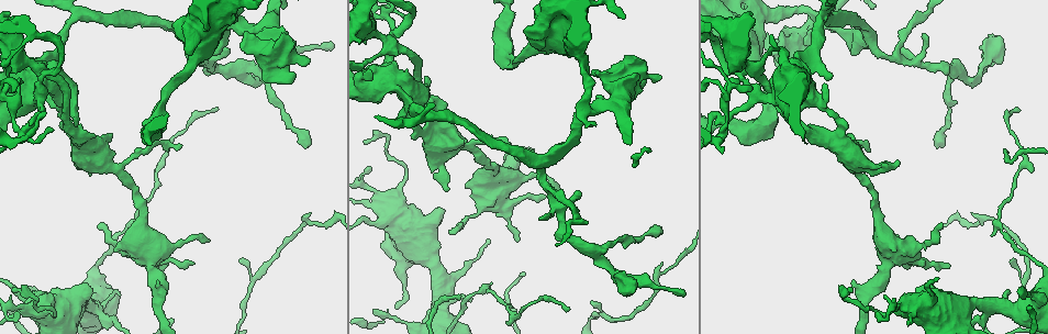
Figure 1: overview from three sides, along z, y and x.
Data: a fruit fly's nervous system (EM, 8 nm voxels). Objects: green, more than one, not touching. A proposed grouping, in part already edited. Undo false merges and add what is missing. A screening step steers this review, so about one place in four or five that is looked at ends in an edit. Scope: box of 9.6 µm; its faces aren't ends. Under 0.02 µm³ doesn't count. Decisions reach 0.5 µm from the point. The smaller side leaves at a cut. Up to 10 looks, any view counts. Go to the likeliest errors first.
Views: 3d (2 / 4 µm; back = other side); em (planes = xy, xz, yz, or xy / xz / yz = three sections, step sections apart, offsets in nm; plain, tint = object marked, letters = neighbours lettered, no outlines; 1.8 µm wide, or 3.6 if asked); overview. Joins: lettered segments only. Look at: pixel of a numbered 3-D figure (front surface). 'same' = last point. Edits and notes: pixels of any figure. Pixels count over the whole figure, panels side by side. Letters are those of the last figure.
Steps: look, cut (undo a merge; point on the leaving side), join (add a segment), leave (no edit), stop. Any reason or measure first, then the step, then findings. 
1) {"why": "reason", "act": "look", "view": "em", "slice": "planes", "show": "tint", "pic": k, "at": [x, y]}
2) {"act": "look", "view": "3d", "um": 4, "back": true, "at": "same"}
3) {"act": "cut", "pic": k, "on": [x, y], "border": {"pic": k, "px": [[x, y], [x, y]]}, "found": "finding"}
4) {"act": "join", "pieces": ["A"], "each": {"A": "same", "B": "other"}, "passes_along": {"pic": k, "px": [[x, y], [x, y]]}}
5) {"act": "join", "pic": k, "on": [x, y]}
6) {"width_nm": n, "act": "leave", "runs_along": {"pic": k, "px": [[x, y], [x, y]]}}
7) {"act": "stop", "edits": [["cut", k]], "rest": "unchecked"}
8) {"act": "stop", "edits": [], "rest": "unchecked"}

{"why": "four-way junction", "act": "look", "view": "em", "slice": "planes", "show": "letters", "pic": 1, "at": [822, 16]}

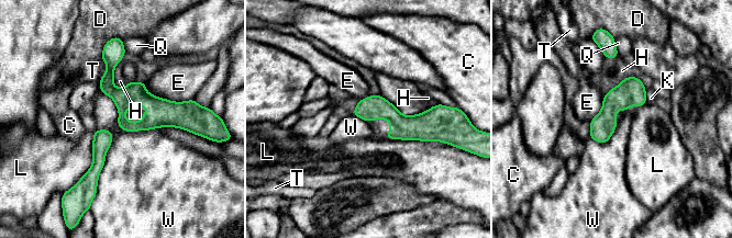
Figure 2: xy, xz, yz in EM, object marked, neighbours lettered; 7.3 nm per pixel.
{"act": "leave", "each": {"C": "other", "D": "other", "E": "other", "H": "other", "K": "other", "L": "other", "Q": "other", "T": "other", "W": "other"}, "runs_along": {"pic": 2, "px": [[117, 54], [109, 84], [187, 127]]}, "found": "one cell here"}

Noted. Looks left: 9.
{"why": "four arms meet", "act": "look", "view": "3d", "um": 4, "pic": 1, "at": [23, 128]}

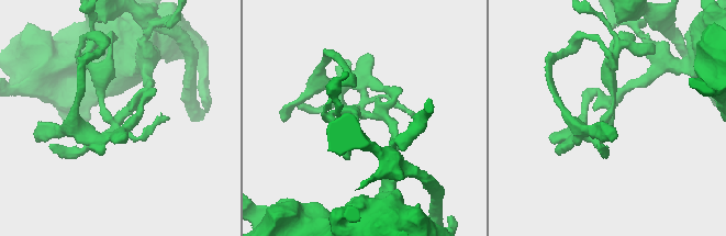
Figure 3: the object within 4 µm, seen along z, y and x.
{"act": "look", "view": "em", "slice": "xz", "step": 16, "show": "tint", "pic": 3, "at": [367, 116]}

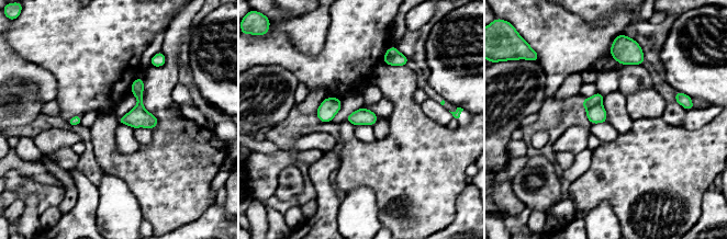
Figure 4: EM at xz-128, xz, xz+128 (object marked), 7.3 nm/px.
{"why": "another direction", "act": "look", "view": "em", "slice": "planes", "show": "letters", "at": "same"}

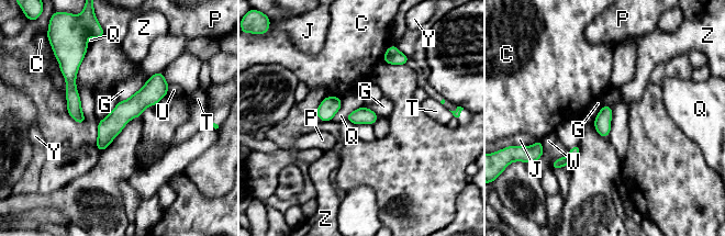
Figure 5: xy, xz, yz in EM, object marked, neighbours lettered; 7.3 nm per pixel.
{"longest_contact_nm": ["C", 340], "act": "leave", "each": {"C": "other", "G": "other", "J": "other", "P": "other", "Q": "other", "T": "other", "U": "other", "W": "other", "Y": "other", "Z": "other"}, "found": "continuous, no second cell"}

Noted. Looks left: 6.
{"why": "an open end", "act": "look", "view": "em", "slice": "planes", "show": "letters", "pic": 1, "at": [446, 189]}

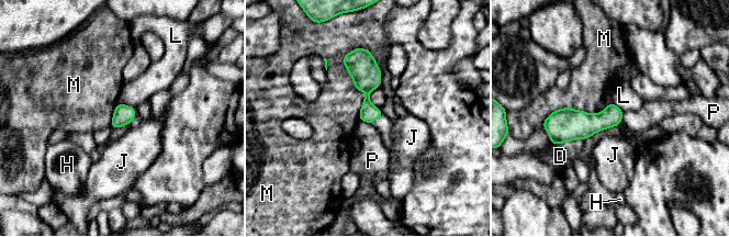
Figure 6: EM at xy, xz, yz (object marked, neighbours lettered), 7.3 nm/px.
{"longest_contact_nm": ["M", 550], "act": "leave", "each": {"D": "other", "H": "other", "J": "other", "L": "other", "M": "other", "P": "other"}, "border": {"pic": 6, "px": [[359, 120], [370, 124]]}, "found": "none of them fits"}

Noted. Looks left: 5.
{"act": "look", "view": "3d", "um": 4, "pic": 1, "at": [545, 195]}

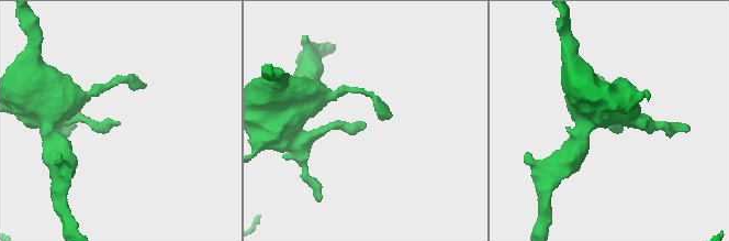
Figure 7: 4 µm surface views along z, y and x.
{"why": "now the EM", "act": "look", "view": "em", "slice": "planes", "show": "plain", "pic": 7, "at": [365, 126]}

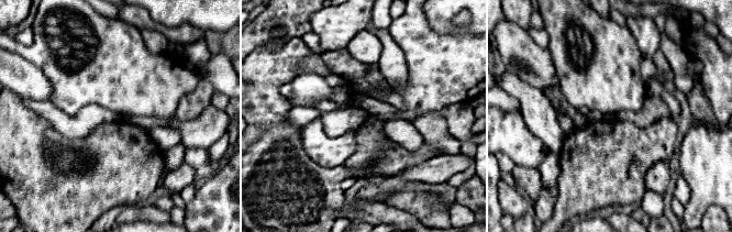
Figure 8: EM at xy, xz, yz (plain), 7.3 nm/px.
{"why": "see the neighbours", "act": "look", "view": "em", "slice": "planes", "show": "letters", "at": "same"}

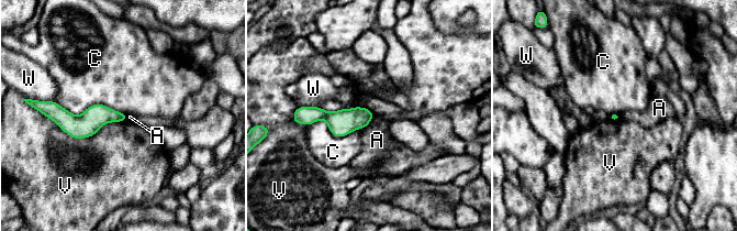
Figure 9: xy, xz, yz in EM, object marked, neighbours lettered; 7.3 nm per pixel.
{"act": "leave", "each": {"A": "other", "C": "other", "V": "other", "W": "other"}, "runs_along": {"pic": 9, "px": [[57, 111], [66, 120], [124, 117]]}, "found": "no lettered segment goes on from it"}

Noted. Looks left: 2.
{"act": "stop", "edits": [], "rest": "unchecked"}

